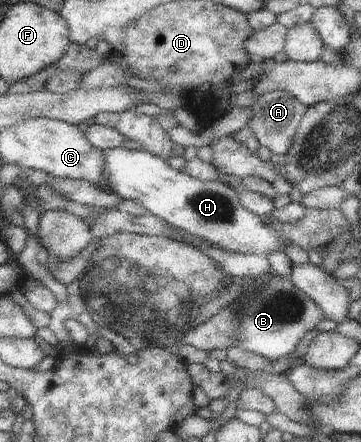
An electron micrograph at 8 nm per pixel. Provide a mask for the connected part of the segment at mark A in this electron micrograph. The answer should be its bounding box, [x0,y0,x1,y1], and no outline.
[248,90,308,157]

